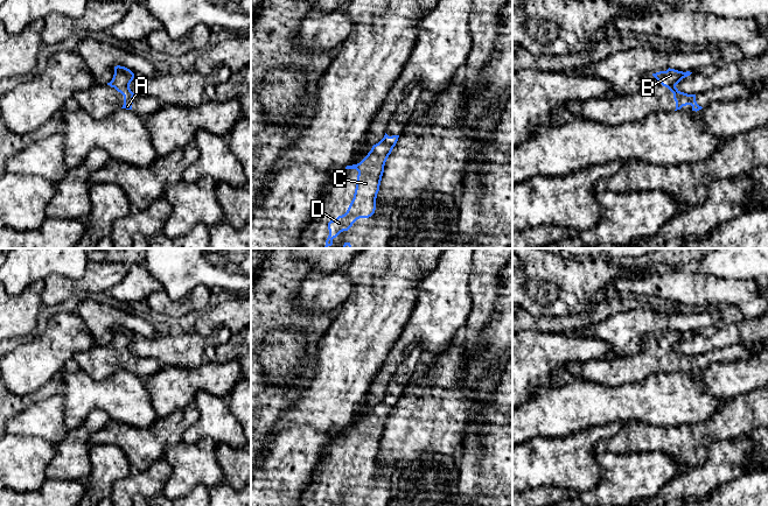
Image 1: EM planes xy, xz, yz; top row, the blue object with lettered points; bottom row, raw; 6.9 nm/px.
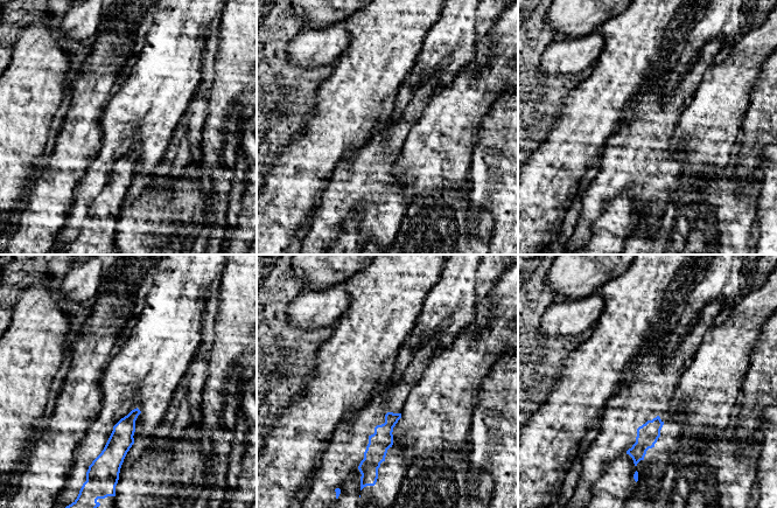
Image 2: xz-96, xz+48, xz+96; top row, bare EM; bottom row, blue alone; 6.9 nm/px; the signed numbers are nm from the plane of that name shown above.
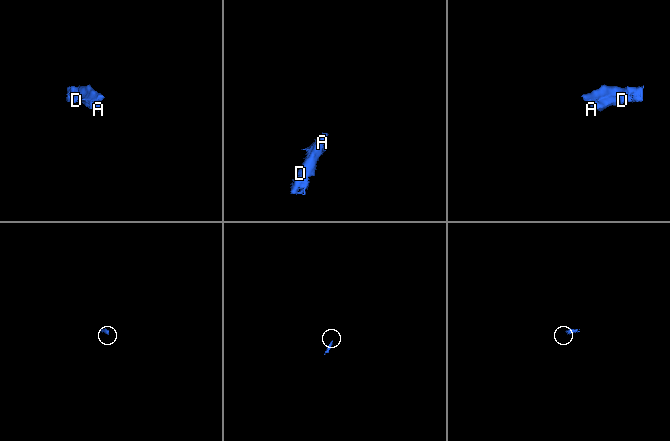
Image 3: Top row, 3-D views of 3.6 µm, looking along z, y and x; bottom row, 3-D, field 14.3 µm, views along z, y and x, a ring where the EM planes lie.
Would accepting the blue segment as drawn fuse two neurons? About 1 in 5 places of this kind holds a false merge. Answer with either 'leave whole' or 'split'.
leave whole

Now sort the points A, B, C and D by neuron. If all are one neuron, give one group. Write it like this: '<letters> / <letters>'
A B C D

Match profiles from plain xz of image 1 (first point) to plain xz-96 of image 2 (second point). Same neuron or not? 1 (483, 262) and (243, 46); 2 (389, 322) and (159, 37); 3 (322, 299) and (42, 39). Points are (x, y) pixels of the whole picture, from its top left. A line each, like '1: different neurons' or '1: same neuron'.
1: same neuron
2: different neurons
3: different neurons

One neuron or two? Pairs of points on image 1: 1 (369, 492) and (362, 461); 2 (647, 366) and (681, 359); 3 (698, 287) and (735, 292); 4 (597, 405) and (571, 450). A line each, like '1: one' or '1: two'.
1: one
2: one
3: one
4: two

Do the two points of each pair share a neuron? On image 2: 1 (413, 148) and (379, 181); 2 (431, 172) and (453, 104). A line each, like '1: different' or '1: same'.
1: different
2: same

